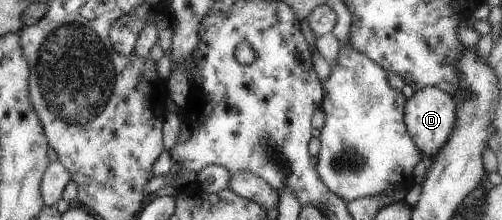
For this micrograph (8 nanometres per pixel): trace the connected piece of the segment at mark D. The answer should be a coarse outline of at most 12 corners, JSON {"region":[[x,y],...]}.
{"region":[[424,87],[406,101],[408,133],[426,160],[450,139],[457,99]]}

